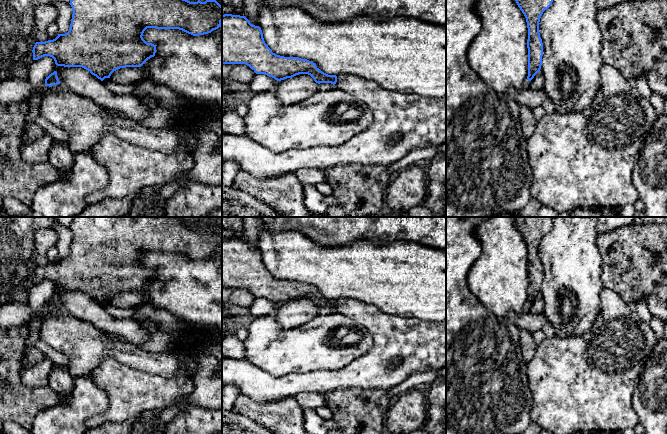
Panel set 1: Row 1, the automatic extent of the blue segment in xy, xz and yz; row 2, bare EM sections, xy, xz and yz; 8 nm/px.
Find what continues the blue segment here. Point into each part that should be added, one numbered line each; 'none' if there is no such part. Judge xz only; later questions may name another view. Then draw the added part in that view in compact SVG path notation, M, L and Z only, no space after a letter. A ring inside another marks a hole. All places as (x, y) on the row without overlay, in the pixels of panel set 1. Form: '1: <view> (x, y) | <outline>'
none

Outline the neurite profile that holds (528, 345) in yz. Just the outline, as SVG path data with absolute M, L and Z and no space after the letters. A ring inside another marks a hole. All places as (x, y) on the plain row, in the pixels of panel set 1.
M521 329L519 332L519 342L521 346L521 355L528 364L534 357L538 345L534 340L533 334L525 329Z

